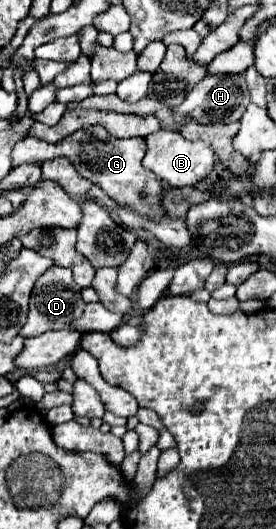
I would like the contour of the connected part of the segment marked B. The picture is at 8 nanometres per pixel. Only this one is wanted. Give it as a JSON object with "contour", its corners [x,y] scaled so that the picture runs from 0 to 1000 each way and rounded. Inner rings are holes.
{"contour":[[[565,248],[565,251],[543,251],[529,259],[529,297],[514,304],[514,312],[565,327],[594,346],[623,350],[623,353],[674,353],[674,350],[710,350],[717,342],[746,338],[768,319],[775,319],[775,304],[783,304],[783,293],[768,285],[768,278],[739,267],[681,267],[667,263],[652,251],[638,248]]]}

